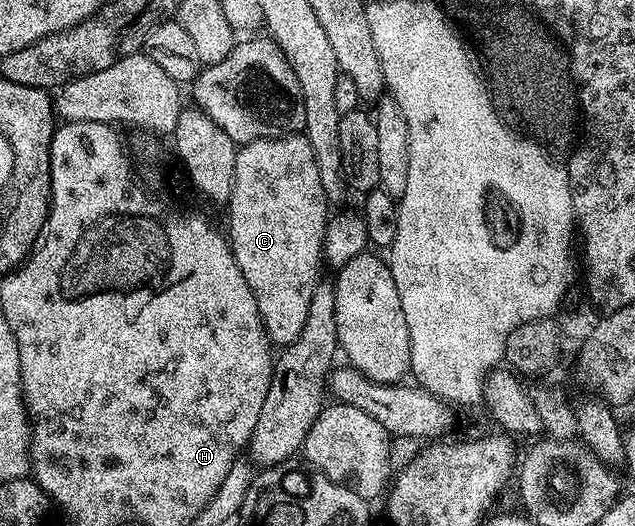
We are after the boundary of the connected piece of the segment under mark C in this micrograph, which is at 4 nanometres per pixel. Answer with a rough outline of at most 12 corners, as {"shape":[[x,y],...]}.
{"shape":[[301,133],[239,145],[230,250],[266,335],[300,336],[328,217]]}

